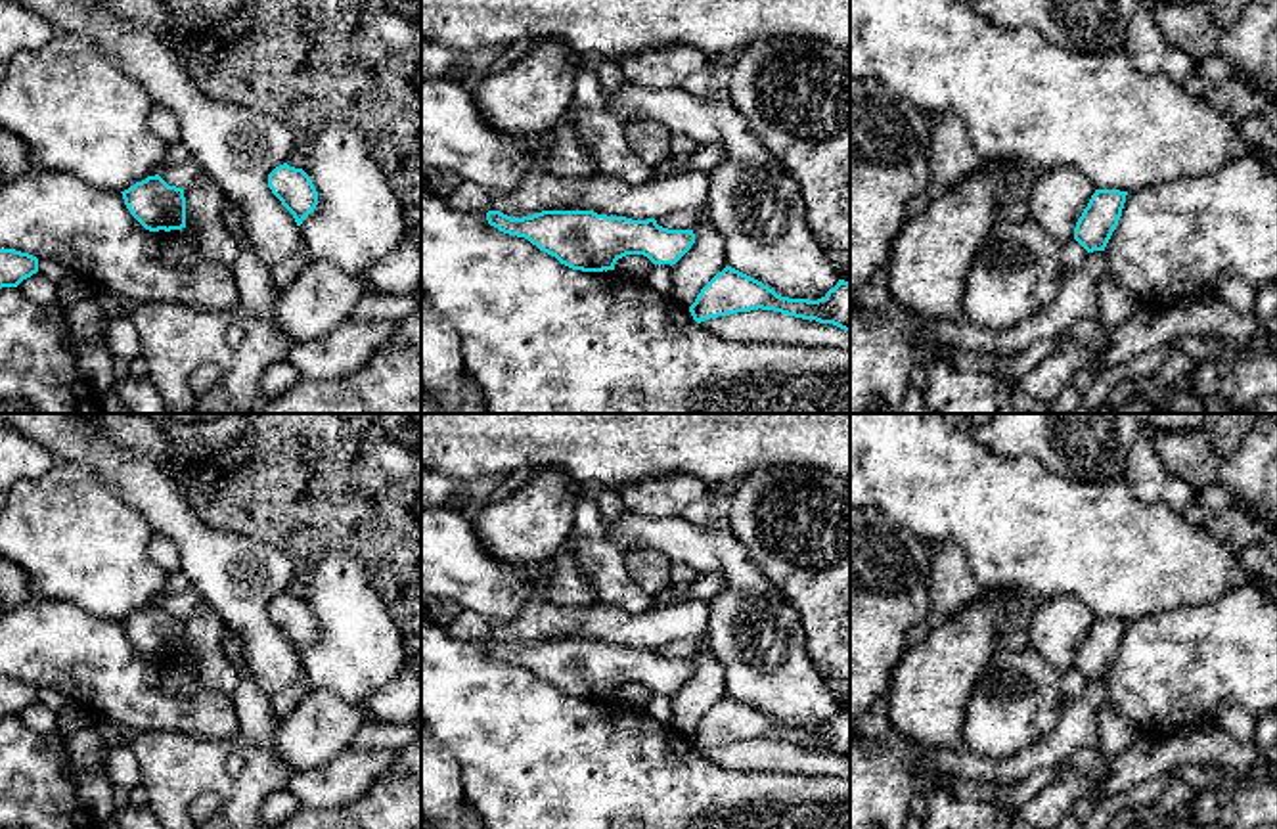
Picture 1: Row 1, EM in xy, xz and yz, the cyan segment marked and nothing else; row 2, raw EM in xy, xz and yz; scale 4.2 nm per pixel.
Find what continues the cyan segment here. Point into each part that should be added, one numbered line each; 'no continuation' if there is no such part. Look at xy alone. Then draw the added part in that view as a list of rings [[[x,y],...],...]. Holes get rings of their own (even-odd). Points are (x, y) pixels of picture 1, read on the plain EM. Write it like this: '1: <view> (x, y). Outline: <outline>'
no continuation

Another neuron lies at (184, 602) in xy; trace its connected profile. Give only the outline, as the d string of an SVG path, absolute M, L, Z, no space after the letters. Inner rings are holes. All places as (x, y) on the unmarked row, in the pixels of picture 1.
M188 588L176 595L161 595L159 605L168 613L176 616L186 616L190 611L199 607L203 597L195 588Z

